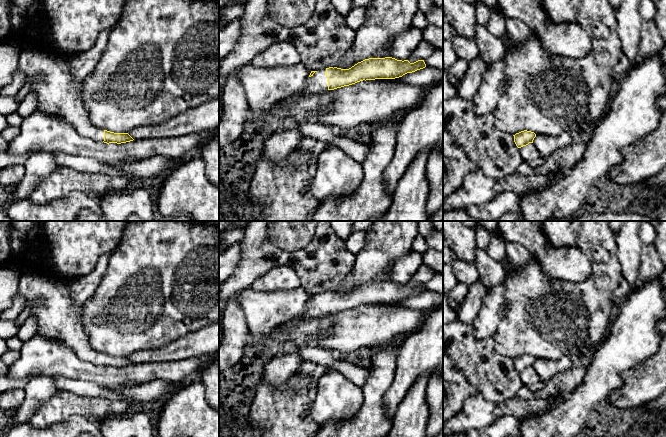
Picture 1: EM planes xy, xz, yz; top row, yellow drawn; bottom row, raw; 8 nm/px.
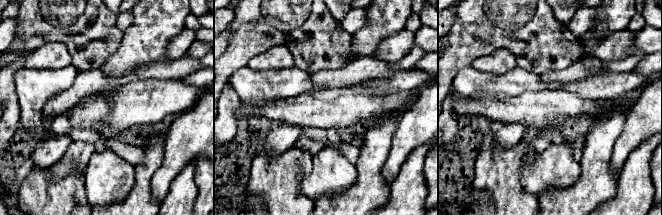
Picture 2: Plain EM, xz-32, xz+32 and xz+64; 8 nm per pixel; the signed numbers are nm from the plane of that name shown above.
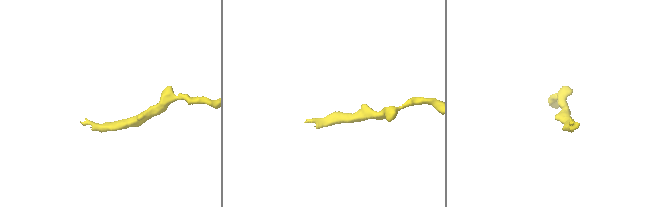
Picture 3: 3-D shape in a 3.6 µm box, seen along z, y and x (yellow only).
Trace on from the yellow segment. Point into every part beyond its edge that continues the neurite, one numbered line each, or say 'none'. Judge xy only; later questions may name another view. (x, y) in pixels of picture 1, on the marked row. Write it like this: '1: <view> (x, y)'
1: xy (58, 93)

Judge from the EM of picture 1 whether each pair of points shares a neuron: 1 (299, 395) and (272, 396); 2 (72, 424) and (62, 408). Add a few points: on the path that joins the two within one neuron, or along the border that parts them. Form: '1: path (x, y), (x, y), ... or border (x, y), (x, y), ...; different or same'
1: path (292, 396), (279, 396); same
2: border (87, 417), (72, 415), (49, 426); different

